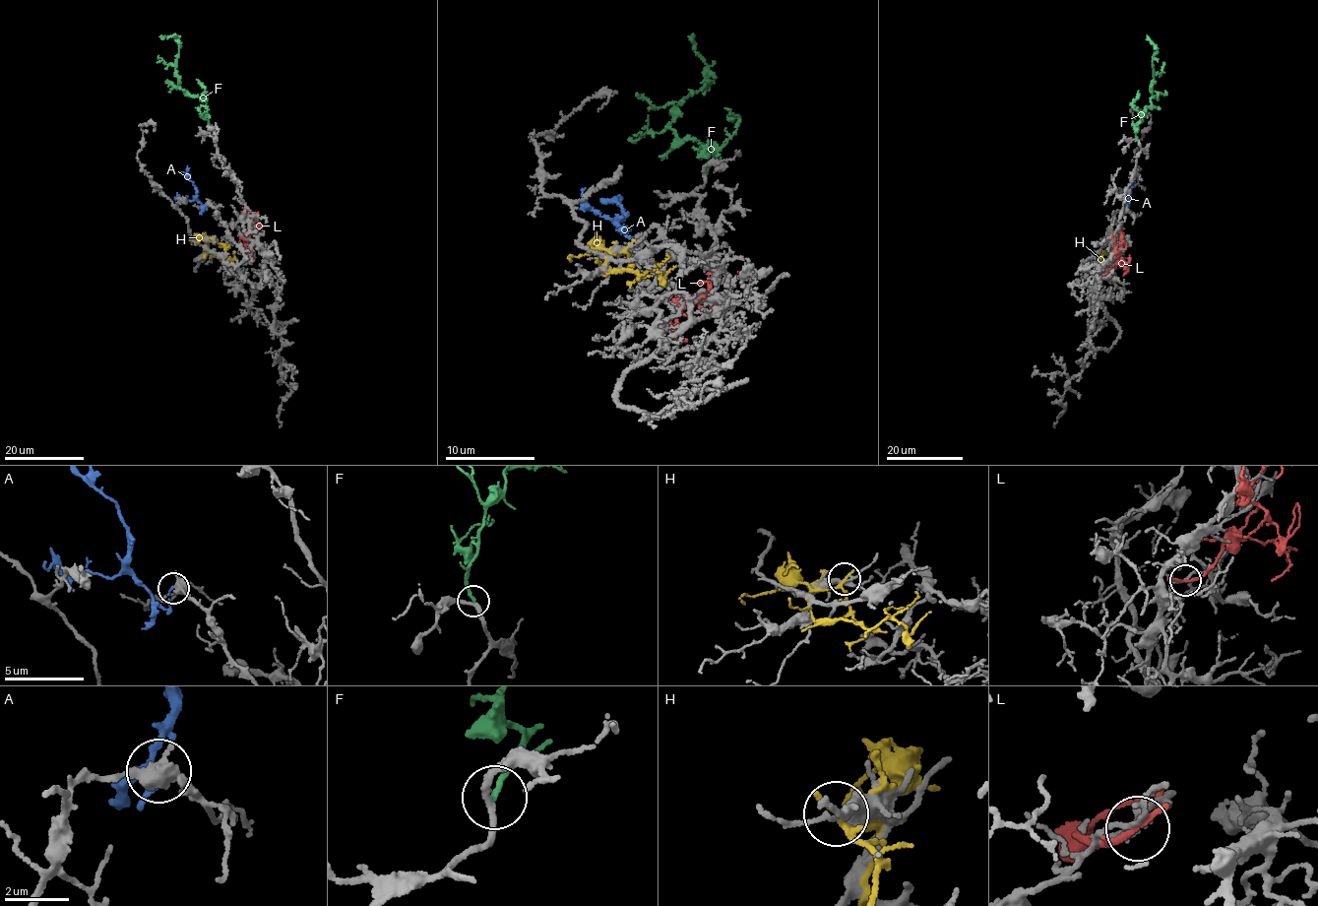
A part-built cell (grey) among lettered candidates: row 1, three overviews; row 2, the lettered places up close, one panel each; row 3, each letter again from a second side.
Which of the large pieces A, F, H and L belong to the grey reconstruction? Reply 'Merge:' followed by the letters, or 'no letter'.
Merge: F

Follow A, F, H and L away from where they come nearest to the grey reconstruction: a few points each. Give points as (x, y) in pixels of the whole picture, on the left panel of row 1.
A: (207, 204), (204, 208), (196, 199), (187, 165)
F: (209, 124), (205, 100), (190, 96), (178, 86), (175, 69), (179, 45), (176, 37), (160, 34)
H: (211, 240), (206, 242), (206, 248), (224, 261), (227, 260), (224, 249), (228, 247)
L: (252, 259), (238, 241), (257, 229), (259, 223), (255, 212)

